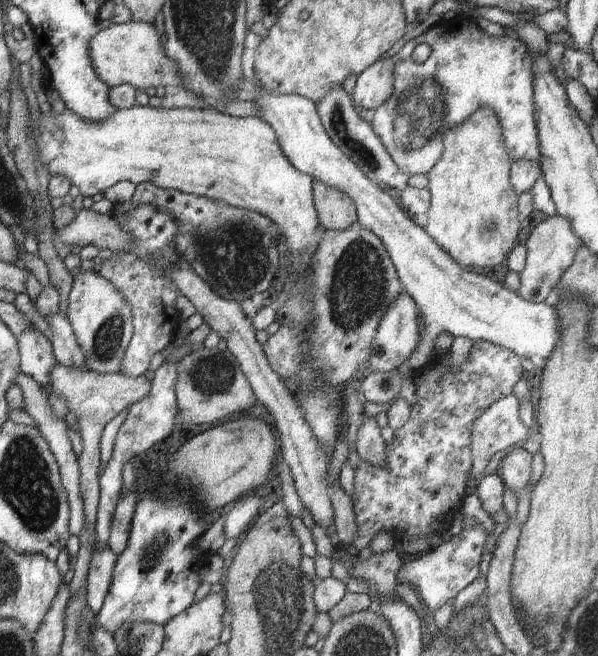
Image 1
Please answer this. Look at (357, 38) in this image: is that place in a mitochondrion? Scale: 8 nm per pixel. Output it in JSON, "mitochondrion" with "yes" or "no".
{"mitochondrion":"no"}

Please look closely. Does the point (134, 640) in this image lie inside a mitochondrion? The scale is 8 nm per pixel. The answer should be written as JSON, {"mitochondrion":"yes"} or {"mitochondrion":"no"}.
{"mitochondrion":"yes"}

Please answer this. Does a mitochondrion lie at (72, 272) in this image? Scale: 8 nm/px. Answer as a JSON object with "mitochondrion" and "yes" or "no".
{"mitochondrion":"no"}

